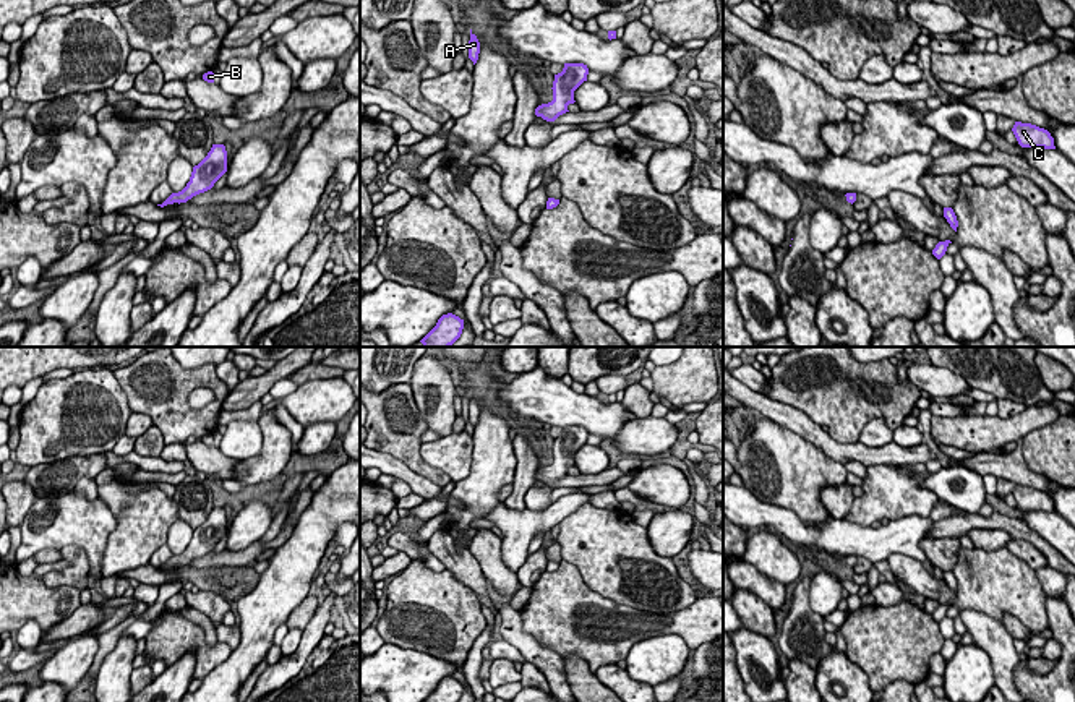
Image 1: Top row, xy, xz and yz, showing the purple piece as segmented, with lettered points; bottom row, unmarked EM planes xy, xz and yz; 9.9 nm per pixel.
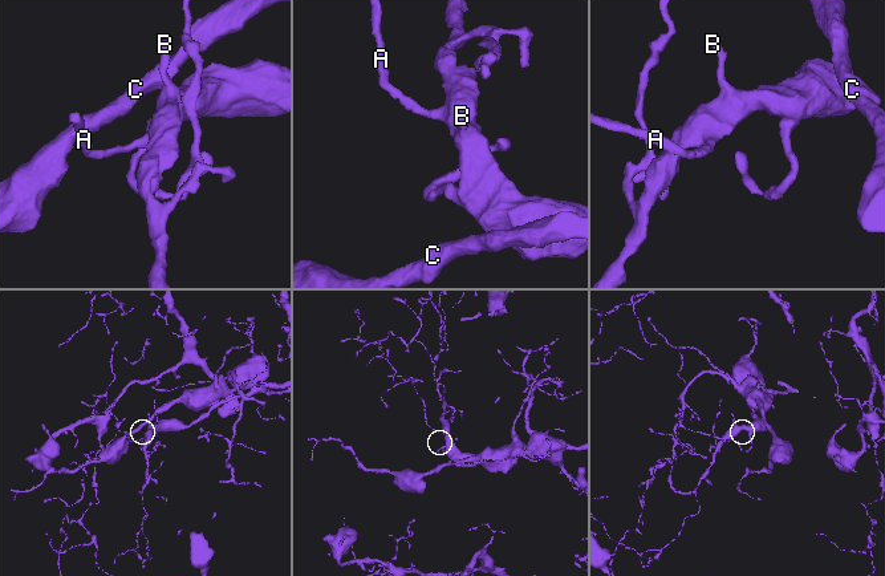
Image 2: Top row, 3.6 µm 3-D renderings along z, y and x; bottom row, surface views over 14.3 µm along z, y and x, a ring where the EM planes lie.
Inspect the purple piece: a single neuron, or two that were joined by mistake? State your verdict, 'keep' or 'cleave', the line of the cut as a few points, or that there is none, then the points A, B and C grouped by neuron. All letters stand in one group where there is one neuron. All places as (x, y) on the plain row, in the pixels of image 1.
keep; no cut; A B C

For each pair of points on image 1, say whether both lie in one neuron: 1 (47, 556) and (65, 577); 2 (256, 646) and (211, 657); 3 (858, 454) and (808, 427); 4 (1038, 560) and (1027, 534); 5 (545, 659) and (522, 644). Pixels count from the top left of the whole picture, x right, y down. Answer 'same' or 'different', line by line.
1: different
2: different
3: same
4: different
5: same

